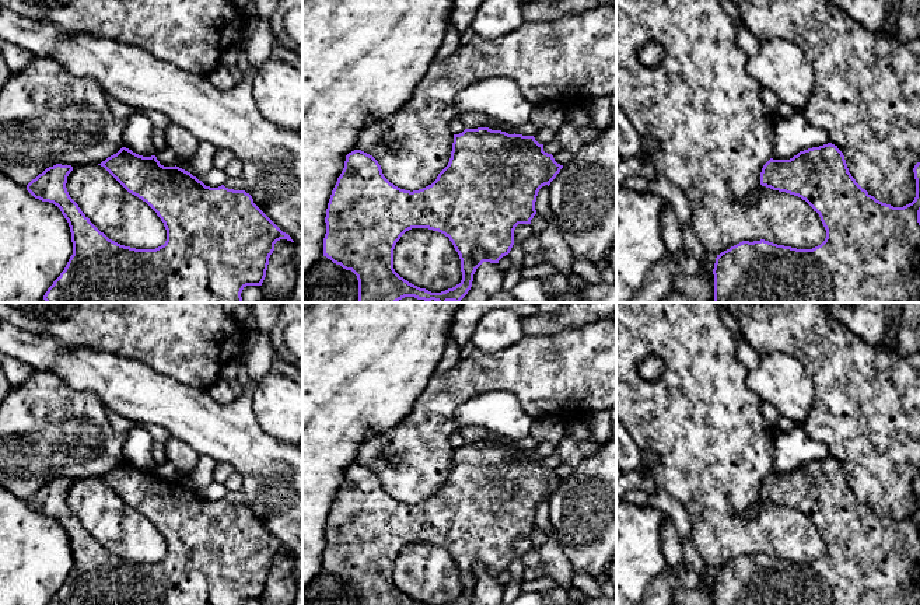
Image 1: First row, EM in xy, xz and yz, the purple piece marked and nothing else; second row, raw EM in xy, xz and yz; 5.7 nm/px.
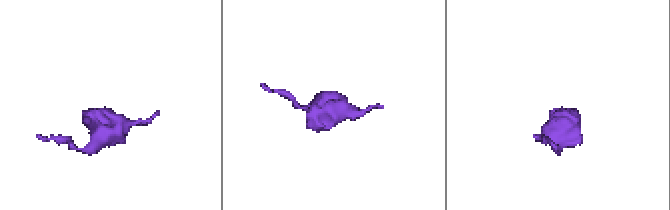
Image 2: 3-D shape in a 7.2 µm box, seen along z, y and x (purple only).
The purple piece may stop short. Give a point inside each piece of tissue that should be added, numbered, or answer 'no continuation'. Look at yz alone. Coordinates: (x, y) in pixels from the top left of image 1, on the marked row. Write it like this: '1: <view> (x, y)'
no continuation

